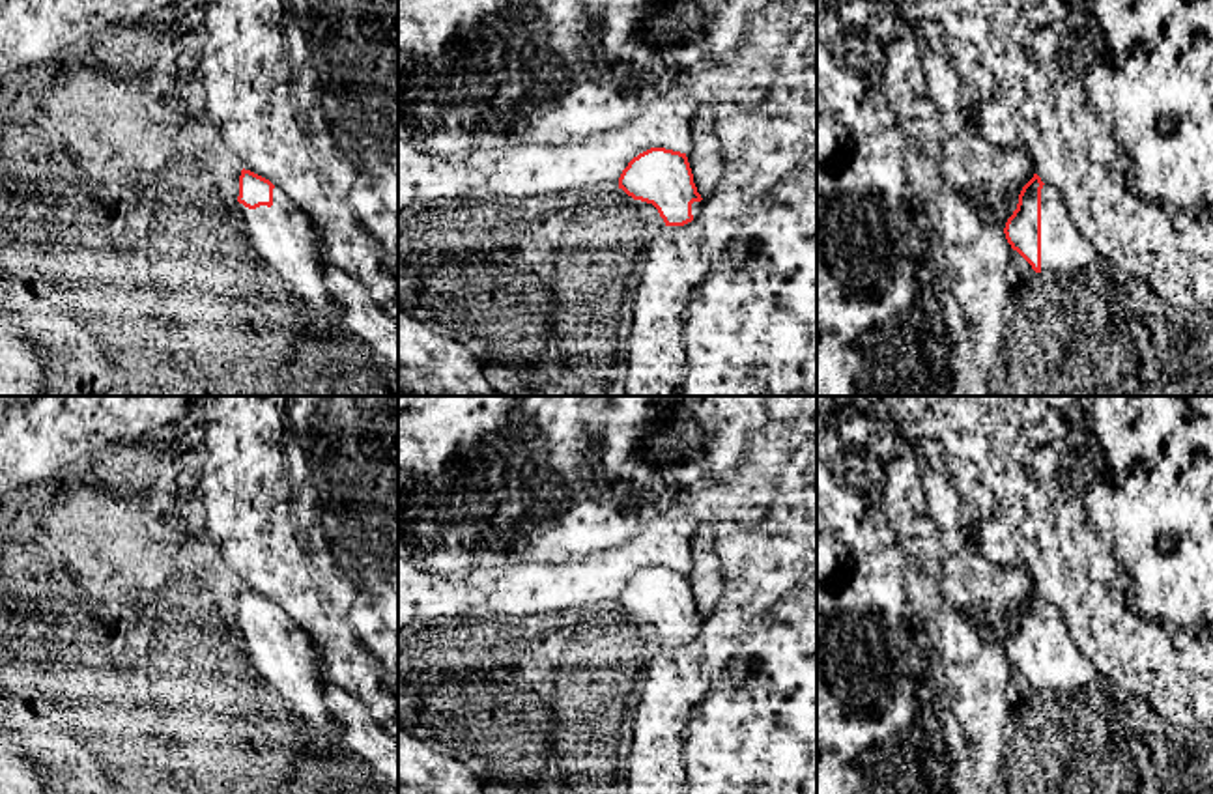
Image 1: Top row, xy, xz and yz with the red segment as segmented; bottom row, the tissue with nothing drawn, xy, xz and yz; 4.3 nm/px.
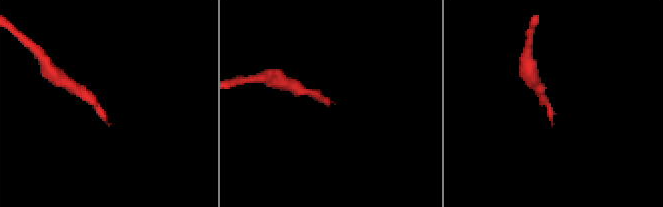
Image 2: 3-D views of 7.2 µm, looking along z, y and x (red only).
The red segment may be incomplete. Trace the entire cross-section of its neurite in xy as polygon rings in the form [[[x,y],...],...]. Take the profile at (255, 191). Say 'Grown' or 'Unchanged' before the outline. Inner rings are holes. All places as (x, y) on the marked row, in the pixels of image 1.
Grown. [[[245,168],[235,207],[265,267],[280,275],[310,312],[336,321],[338,310],[323,284],[323,260],[312,220],[280,187]]]

